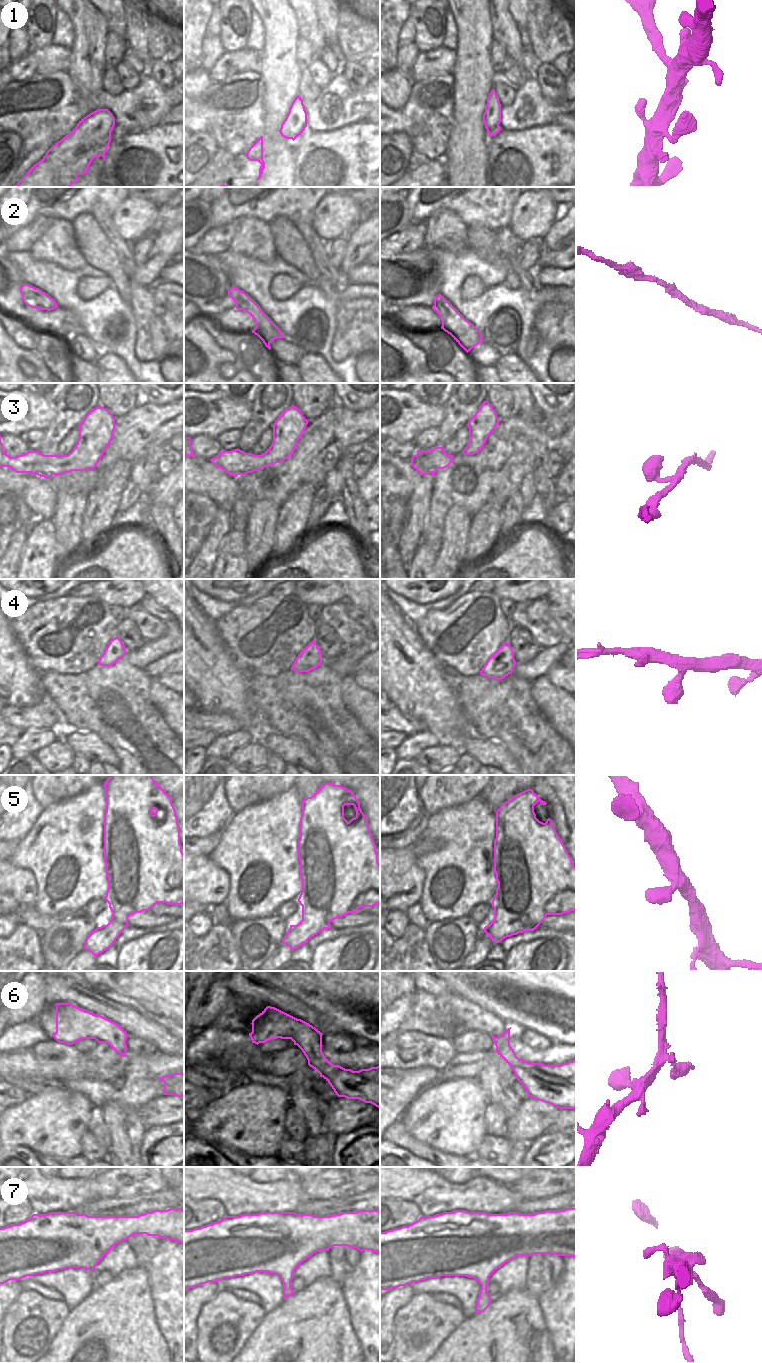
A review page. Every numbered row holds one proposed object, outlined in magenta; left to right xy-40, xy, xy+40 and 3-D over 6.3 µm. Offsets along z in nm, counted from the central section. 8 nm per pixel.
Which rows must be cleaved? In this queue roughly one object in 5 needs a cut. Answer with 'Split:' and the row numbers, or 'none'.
Split: none

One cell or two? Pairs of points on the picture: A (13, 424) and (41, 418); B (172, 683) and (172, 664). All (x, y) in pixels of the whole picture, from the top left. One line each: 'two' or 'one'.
A: one
B: two

